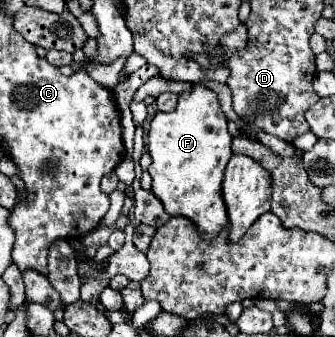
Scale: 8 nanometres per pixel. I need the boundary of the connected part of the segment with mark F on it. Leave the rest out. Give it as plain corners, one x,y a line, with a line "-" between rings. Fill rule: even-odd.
193,83
191,91
179,95
177,109
171,113
157,113
151,121
149,135
147,135
147,151
151,155
149,175
151,175
151,193
163,203
165,211
171,217
187,217
197,227
199,235
205,239
217,237
217,233
229,223
229,217
225,217
225,205
221,197
221,181
227,161
231,159
231,135
227,131
227,119
221,111
221,103
217,99
217,93
209,89
203,83

